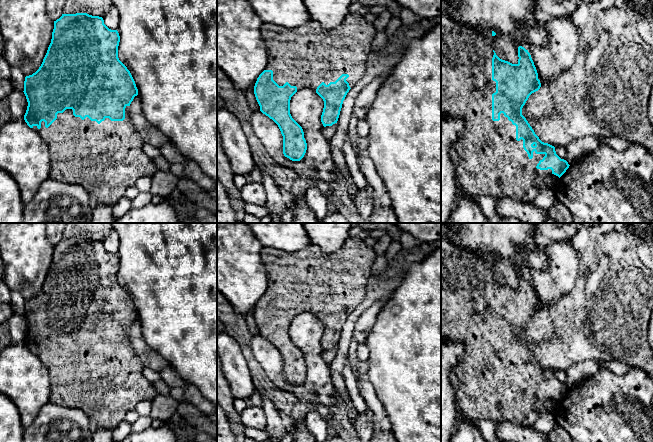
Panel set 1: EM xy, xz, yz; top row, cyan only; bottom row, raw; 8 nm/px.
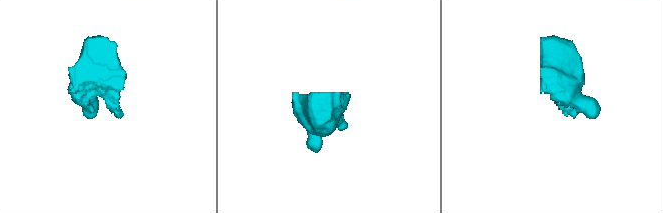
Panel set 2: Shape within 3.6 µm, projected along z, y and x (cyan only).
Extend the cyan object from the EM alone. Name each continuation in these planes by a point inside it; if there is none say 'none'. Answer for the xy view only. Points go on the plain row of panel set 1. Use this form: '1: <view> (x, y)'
1: xy (105, 383)

